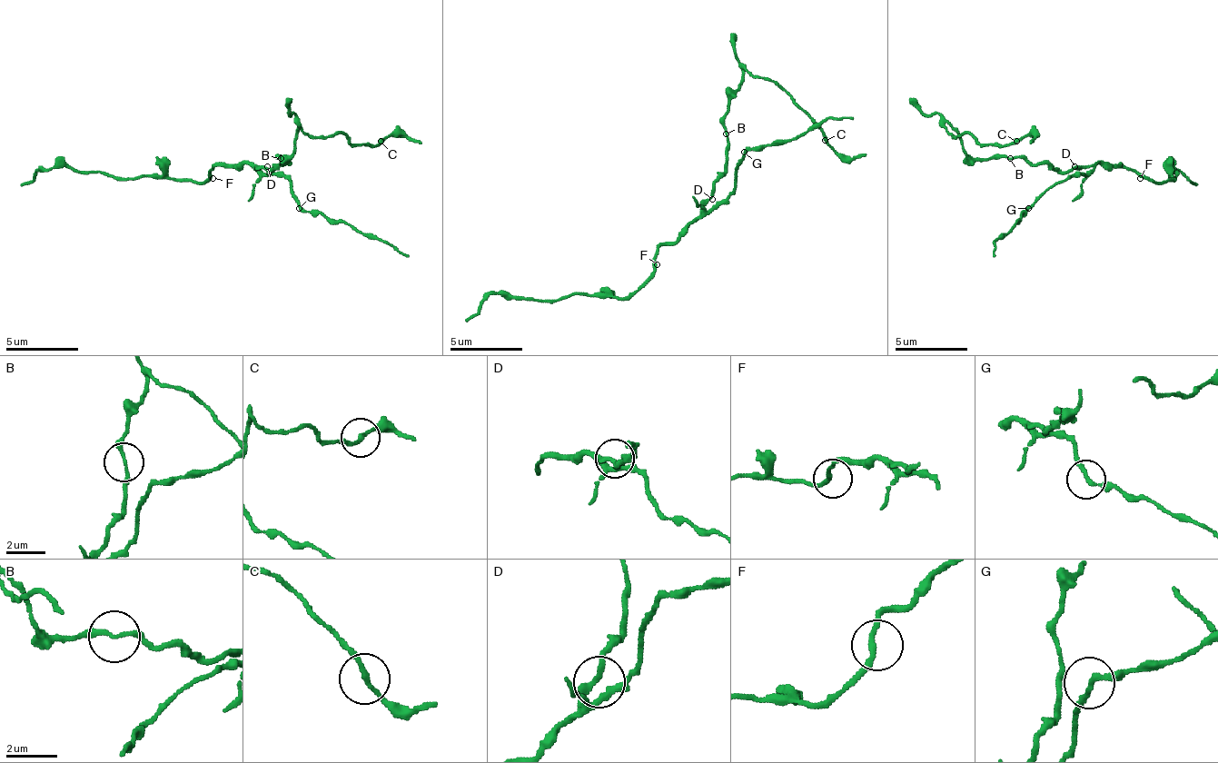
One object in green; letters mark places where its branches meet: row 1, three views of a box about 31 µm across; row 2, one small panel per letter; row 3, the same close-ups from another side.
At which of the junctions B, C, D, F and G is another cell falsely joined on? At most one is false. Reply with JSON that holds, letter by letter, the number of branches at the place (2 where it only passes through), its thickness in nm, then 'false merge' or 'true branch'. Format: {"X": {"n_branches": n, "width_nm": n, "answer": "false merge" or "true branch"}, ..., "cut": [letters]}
{"B": {"n_branches": 2, "width_nm": 170, "answer": "true branch"}, "C": {"n_branches": 2, "width_nm": 180, "answer": "true branch"}, "D": {"n_branches": 2, "width_nm": 200, "answer": "true branch"}, "F": {"n_branches": 2, "width_nm": 190, "answer": "true branch"}, "G": {"n_branches": 2, "width_nm": 190, "answer": "true branch"}, "cut": []}

